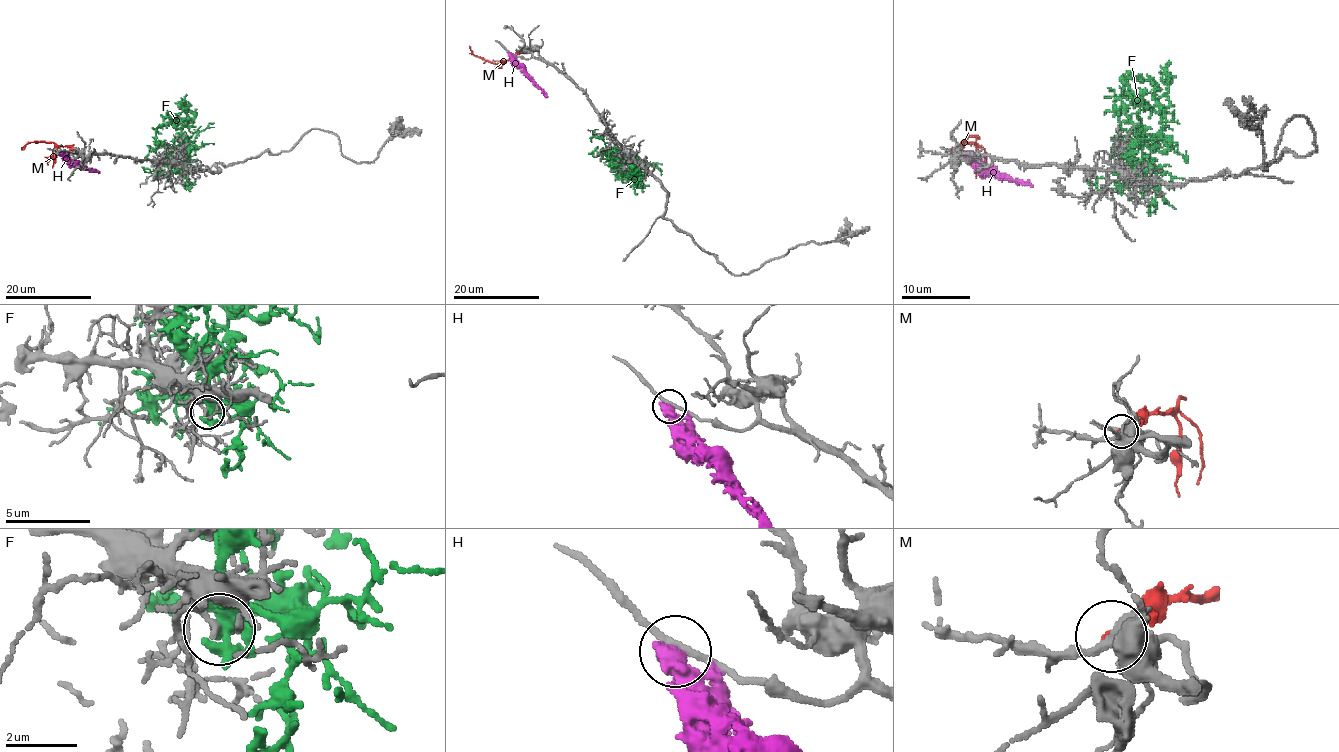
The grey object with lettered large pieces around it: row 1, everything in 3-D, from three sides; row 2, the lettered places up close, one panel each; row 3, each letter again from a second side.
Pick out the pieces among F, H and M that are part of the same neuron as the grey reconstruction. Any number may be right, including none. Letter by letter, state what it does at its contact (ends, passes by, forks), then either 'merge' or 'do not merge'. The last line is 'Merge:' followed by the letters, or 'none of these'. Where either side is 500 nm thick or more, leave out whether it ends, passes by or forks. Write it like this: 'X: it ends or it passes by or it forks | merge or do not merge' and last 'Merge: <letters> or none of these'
F: it forks | do not merge
H: do not merge
M: it ends | do not merge
Merge: none of these

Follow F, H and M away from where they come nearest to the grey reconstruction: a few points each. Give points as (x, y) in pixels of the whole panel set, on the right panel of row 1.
F: (1141, 190), (1141, 174), (1131, 159), (1135, 130), (1126, 108), (1140, 101), (1152, 106), (1167, 91), (1169, 60)
H: (962, 152), (967, 152), (984, 169), (996, 169), (1012, 179), (1027, 181), (1032, 186)
M: (954, 151), (973, 144), (979, 137), (967, 139), (955, 149), (950, 149)

